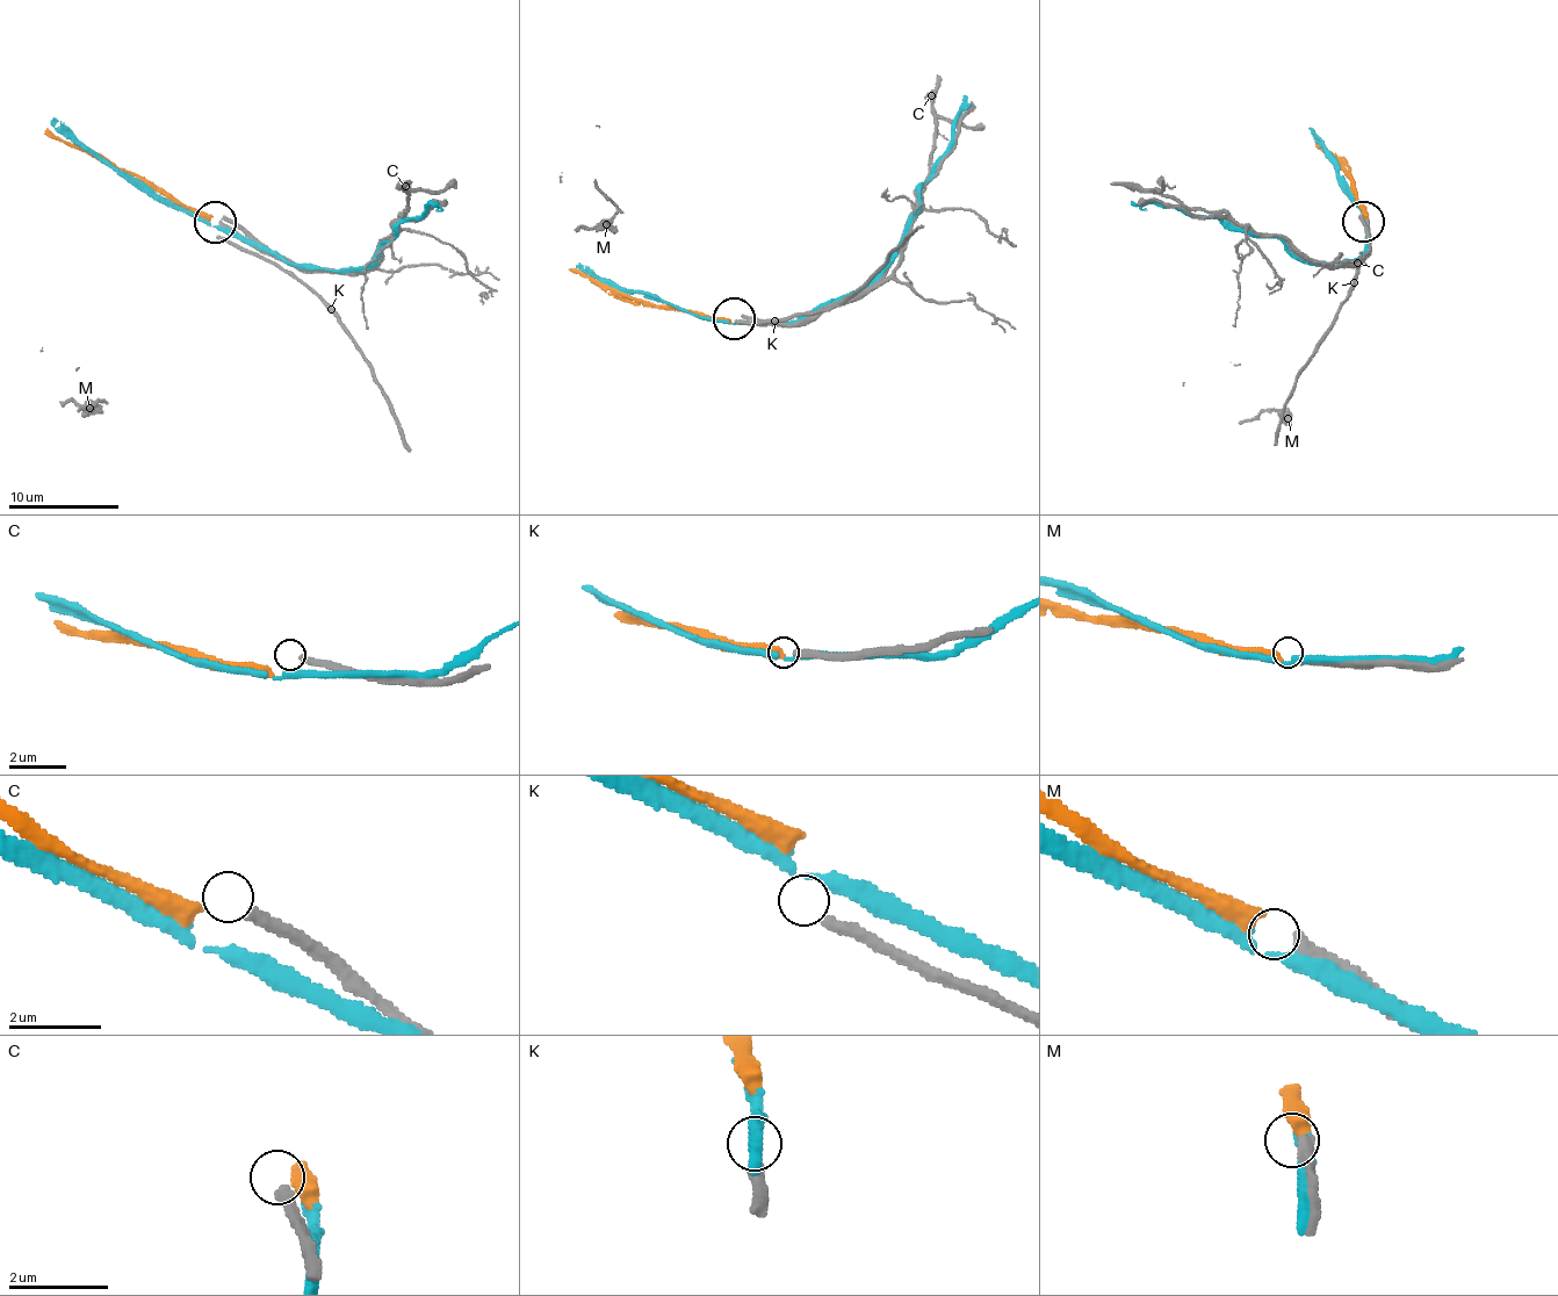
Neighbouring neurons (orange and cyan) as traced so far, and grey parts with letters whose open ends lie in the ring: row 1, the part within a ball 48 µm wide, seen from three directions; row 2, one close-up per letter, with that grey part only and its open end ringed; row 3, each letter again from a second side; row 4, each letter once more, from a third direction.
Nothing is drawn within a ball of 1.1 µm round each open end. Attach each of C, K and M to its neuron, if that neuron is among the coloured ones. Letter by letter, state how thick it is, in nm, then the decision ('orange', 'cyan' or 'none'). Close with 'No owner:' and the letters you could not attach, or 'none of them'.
C: 260 nm | none
K: 240 nm | none
M: 280 nm | orange
No owner: C, K

